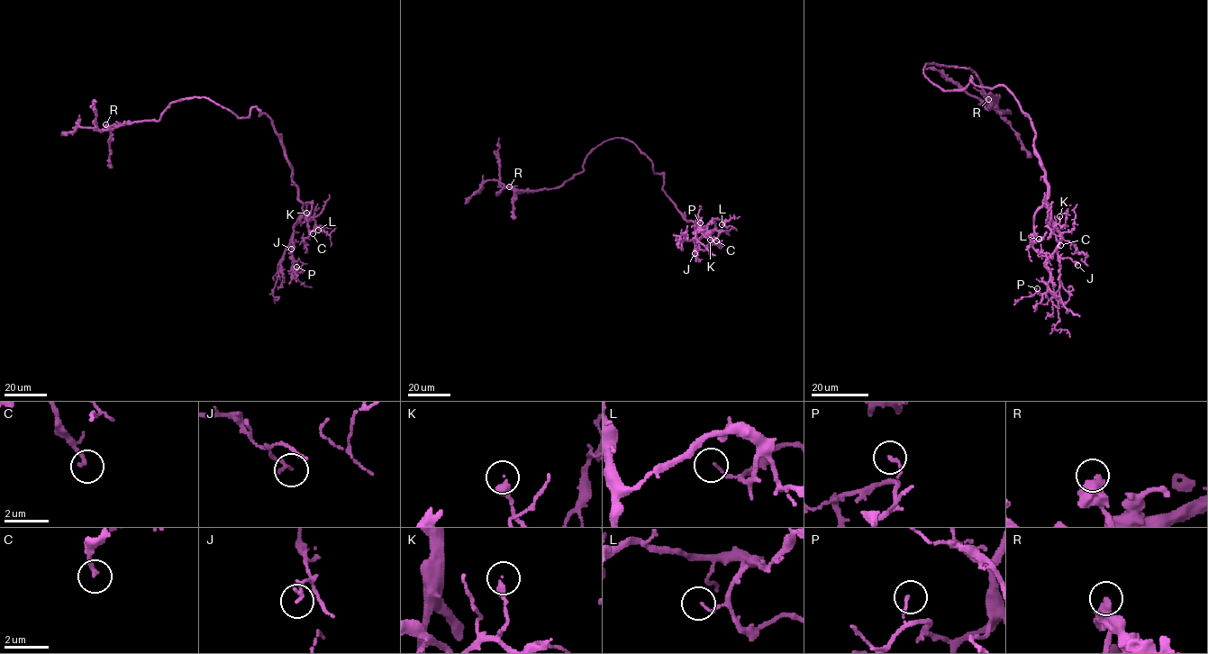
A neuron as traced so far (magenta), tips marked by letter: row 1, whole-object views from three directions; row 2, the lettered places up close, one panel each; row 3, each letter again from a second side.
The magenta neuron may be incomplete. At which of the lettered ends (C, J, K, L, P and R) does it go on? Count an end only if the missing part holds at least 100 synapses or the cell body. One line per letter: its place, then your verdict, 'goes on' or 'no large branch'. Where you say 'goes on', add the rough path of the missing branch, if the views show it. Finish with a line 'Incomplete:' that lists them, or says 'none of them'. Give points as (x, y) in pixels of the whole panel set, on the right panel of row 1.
C: (1060, 245) | no large branch
J: (1077, 265) | no large branch
K: (1059, 216) | no large branch
L: (1039, 239) | no large branch
P: (1037, 288) | no large branch
R: (988, 99) | no large branch
Incomplete: none of them

